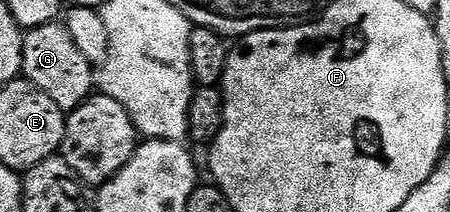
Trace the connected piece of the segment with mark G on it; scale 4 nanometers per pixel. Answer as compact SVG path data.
M59 20L41 24L24 33L21 74L26 81L45 92L45 96L49 96L49 100L53 100L53 104L57 104L57 108L64 112L77 109L85 99L92 97L93 87L97 82L89 60L81 56L77 44L73 44L73 36L69 36L66 25Z

